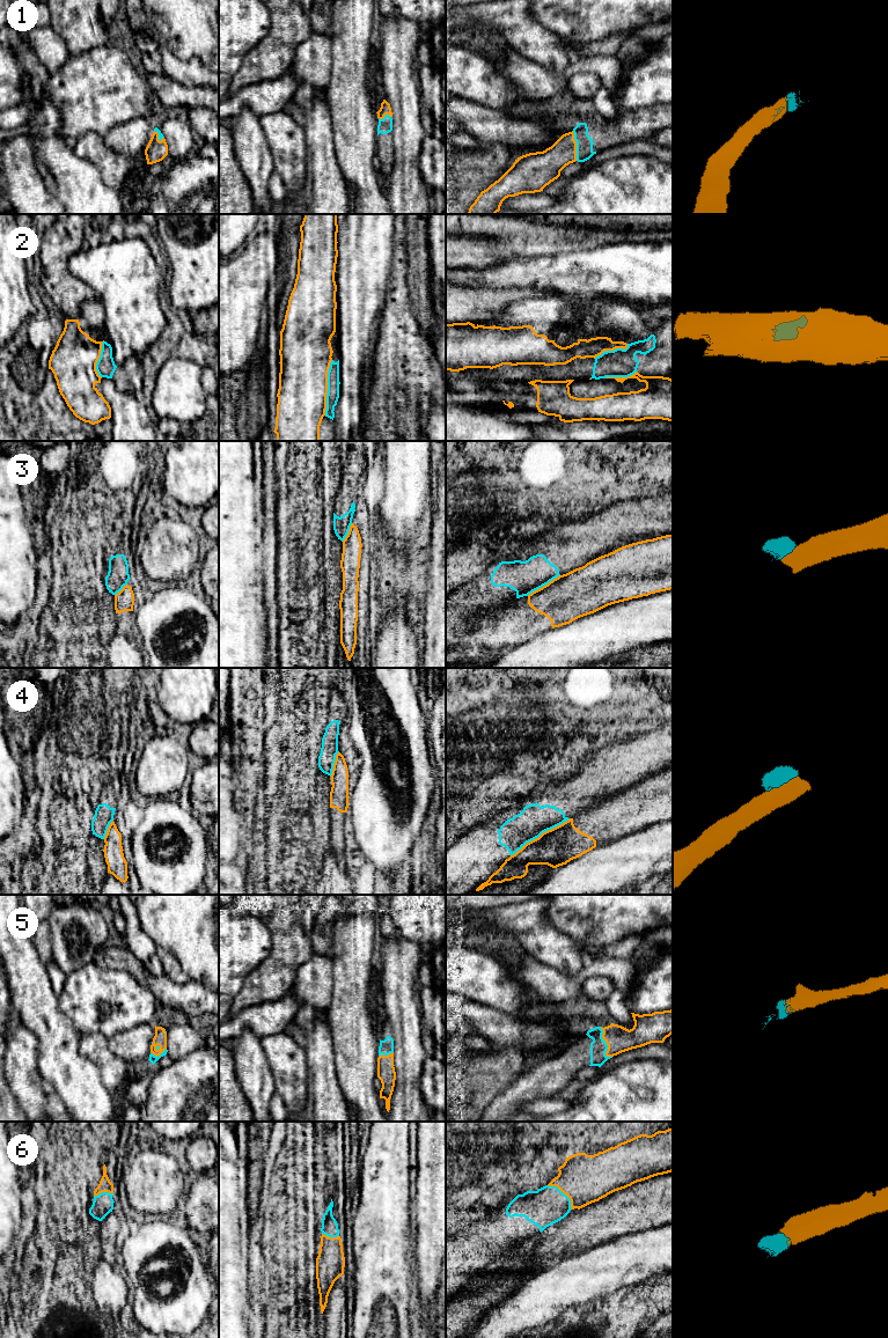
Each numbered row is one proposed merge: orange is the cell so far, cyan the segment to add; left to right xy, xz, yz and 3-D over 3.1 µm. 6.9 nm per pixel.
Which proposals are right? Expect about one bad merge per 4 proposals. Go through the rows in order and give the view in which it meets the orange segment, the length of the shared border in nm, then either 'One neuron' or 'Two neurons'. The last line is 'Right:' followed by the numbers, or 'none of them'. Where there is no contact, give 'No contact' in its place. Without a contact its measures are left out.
1: Touches orange in yz. Shared border 220 nm. One neuron
2: Touches orange in xz. Shared border 380 nm. Two neurons
3: Touches orange in yz. Shared border 280 nm. Two neurons
4: Touches orange in yz. Shared border 480 nm. Two neurons
5: Touches orange in yz. Shared border 240 nm. One neuron
6: Touches orange in yz. Shared border 240 nm. One neuron
Right: 1, 5, 6

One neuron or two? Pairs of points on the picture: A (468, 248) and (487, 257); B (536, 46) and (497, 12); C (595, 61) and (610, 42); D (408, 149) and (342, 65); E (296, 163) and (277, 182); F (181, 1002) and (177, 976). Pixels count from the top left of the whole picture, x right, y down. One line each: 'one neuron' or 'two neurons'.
A: one neuron
B: one neuron
C: two neurons
D: two neurons
E: two neurons
F: two neurons

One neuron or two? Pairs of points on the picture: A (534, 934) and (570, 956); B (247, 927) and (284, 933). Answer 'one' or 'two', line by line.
A: one
B: two

